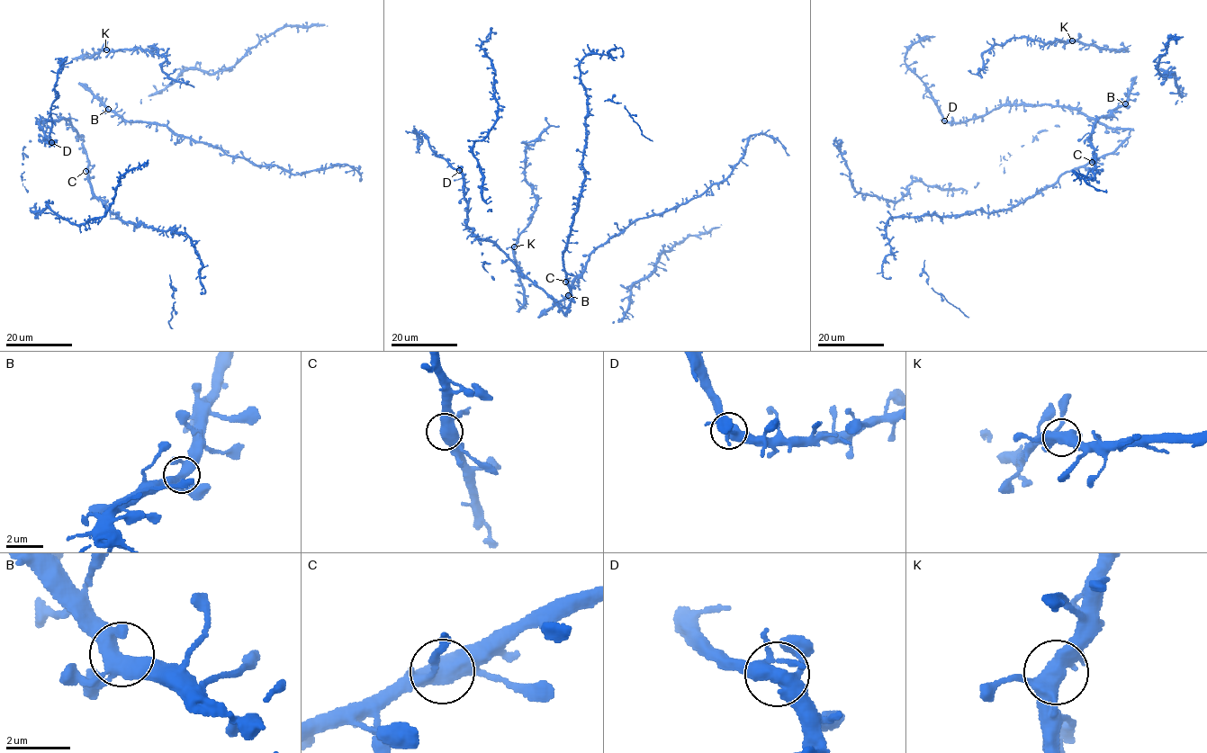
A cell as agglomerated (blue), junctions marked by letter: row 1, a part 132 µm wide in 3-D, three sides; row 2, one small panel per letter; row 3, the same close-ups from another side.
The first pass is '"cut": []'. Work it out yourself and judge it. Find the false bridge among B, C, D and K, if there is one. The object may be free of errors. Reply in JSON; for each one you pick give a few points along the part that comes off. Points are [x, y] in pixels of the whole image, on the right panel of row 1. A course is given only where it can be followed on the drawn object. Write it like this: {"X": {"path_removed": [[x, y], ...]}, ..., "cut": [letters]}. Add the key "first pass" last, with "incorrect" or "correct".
{"cut": [], "first pass": "correct"}

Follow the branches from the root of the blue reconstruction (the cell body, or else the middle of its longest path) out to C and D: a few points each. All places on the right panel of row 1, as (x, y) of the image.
C: (1103, 125), (1127, 128), (1130, 132), (1113, 151), (1092, 162)
D: (1103, 125), (1076, 110), (1023, 103), (1004, 104), (964, 121), (944, 121)

